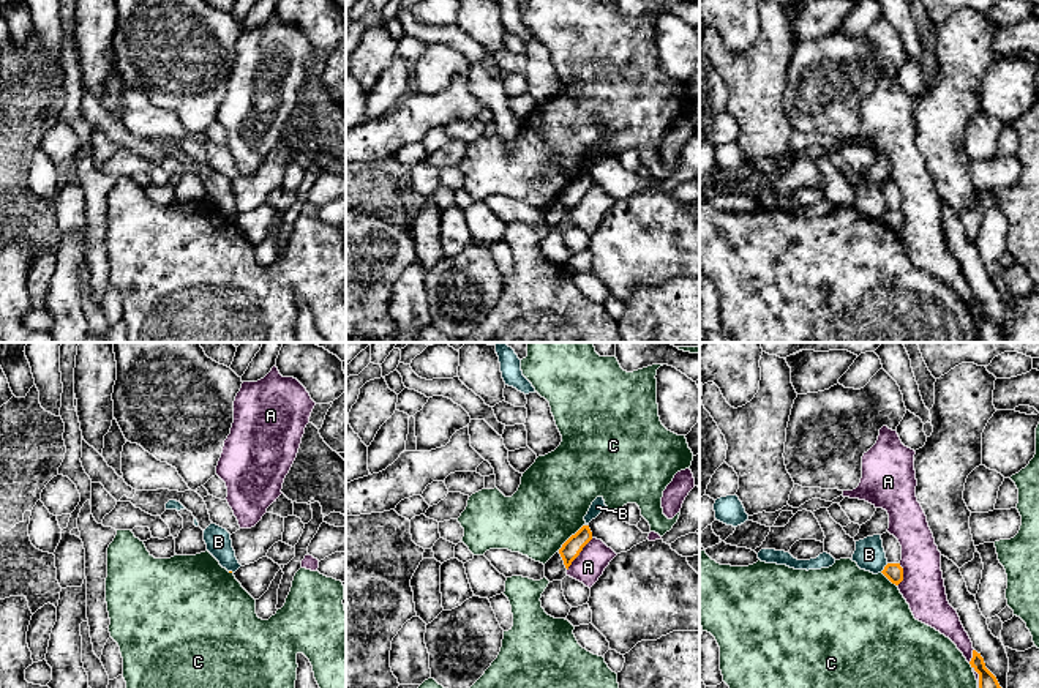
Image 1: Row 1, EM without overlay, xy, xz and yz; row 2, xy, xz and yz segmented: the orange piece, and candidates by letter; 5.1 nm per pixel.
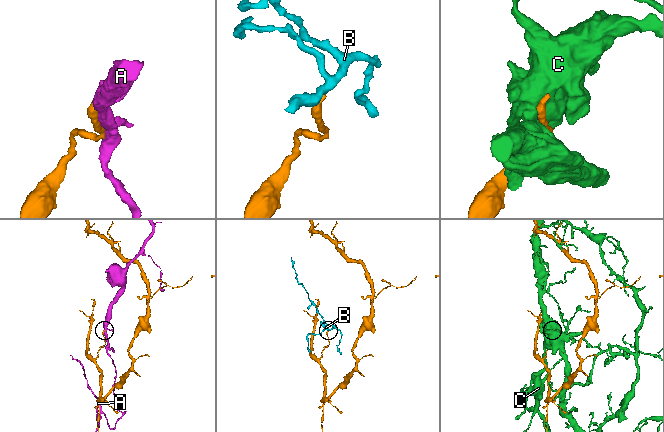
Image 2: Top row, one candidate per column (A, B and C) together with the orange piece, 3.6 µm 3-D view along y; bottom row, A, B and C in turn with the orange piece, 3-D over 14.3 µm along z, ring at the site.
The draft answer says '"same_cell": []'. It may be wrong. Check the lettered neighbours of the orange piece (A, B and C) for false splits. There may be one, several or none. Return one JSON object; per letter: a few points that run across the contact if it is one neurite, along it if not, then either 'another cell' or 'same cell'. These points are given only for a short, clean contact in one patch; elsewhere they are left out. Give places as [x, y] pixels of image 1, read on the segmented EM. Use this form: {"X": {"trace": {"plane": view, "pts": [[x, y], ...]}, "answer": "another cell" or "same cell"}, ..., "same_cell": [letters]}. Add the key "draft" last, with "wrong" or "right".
{"A": {"answer": "another cell"}, "B": {"trace": {"plane": "yz", "pts": [[888, 564], [880, 572]]}, "answer": "another cell"}, "C": {"answer": "another cell"}, "same_cell": [], "draft": "right"}

